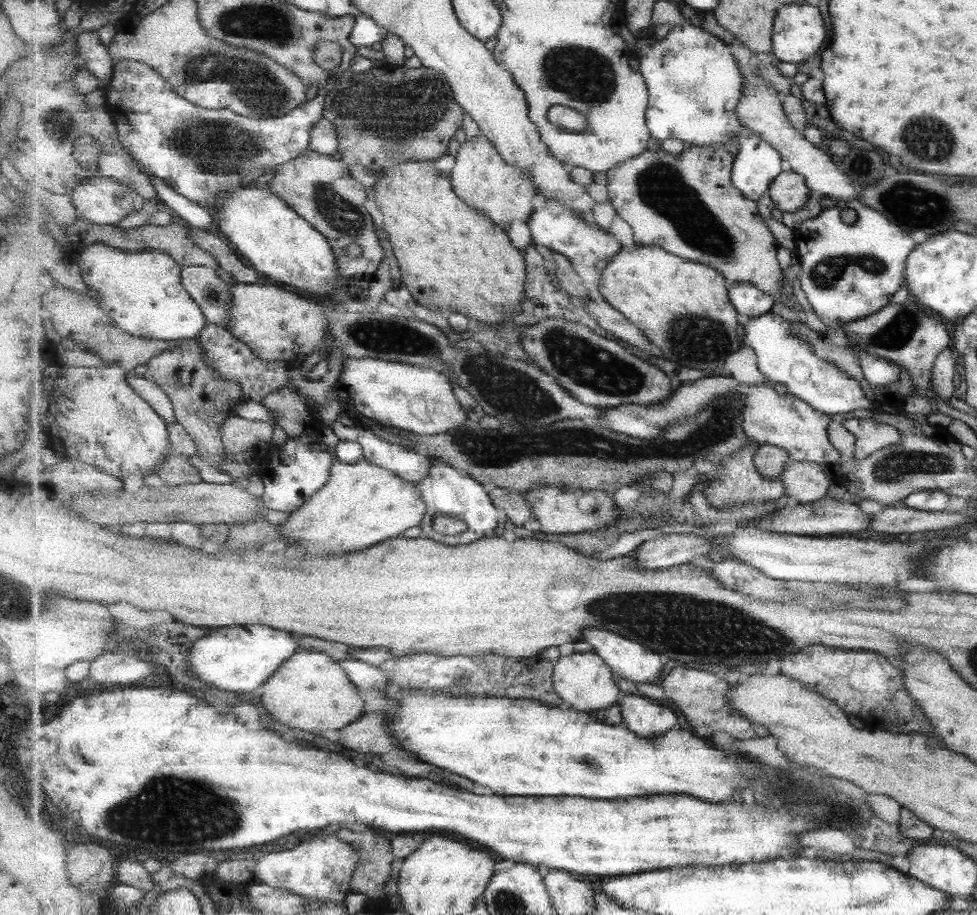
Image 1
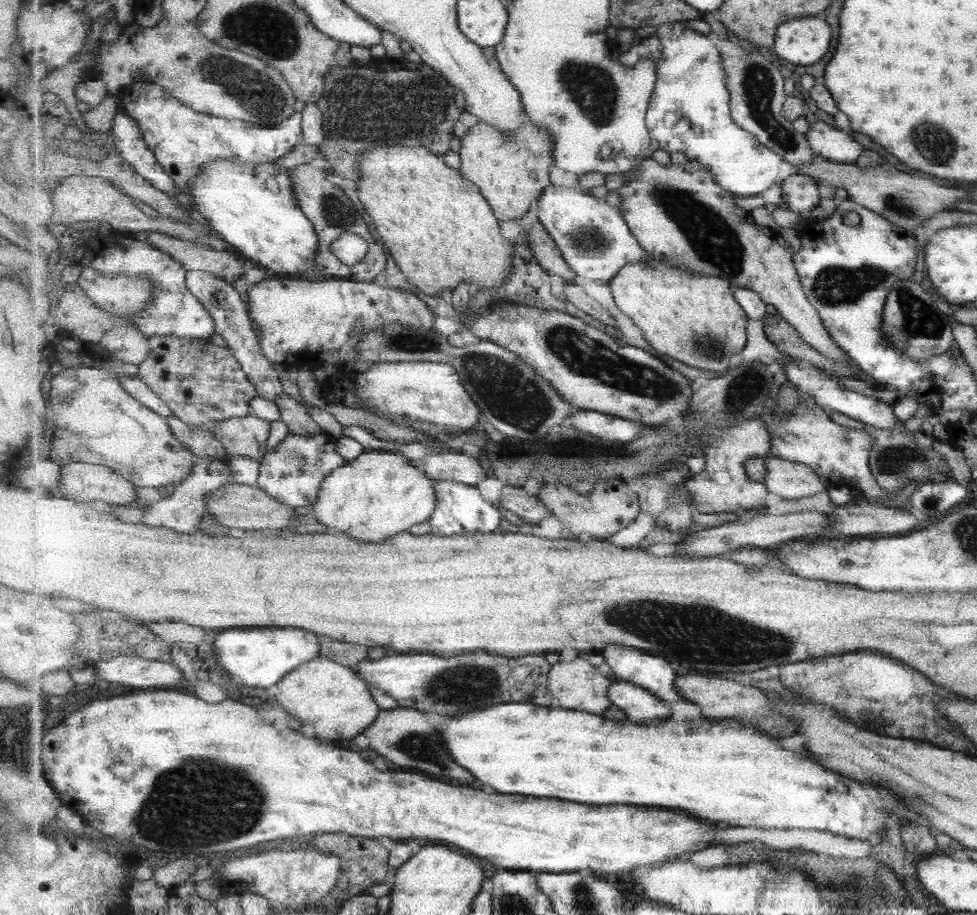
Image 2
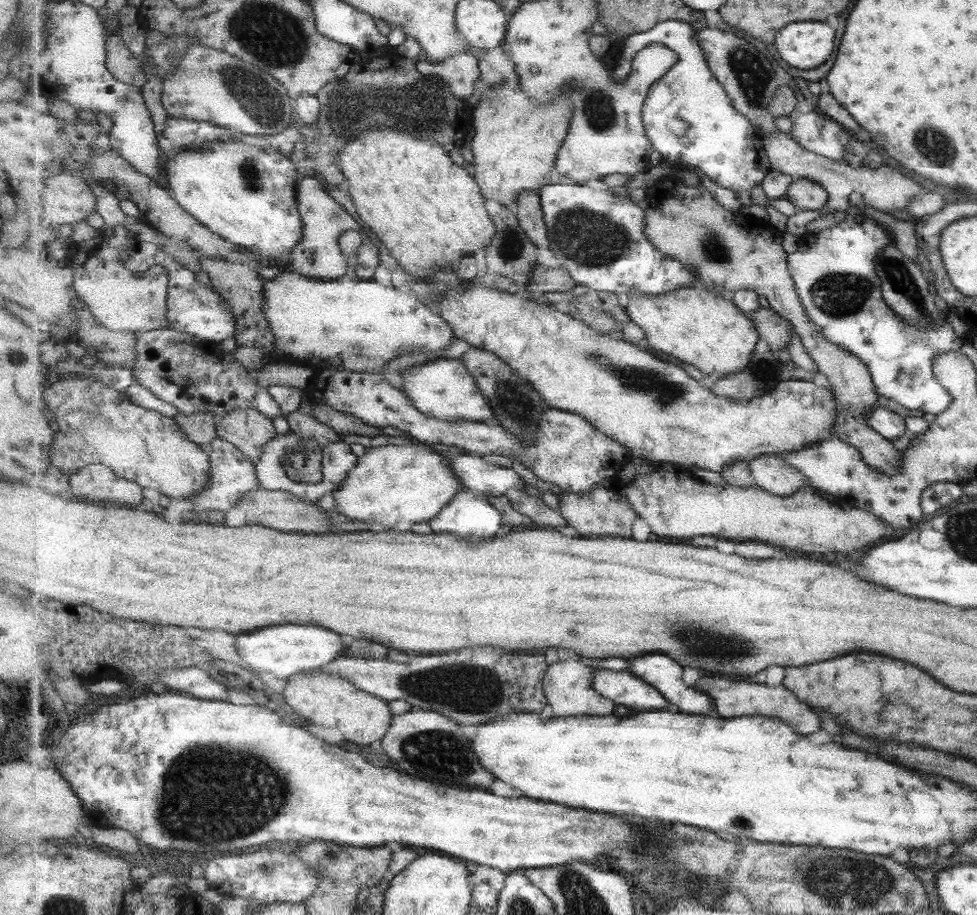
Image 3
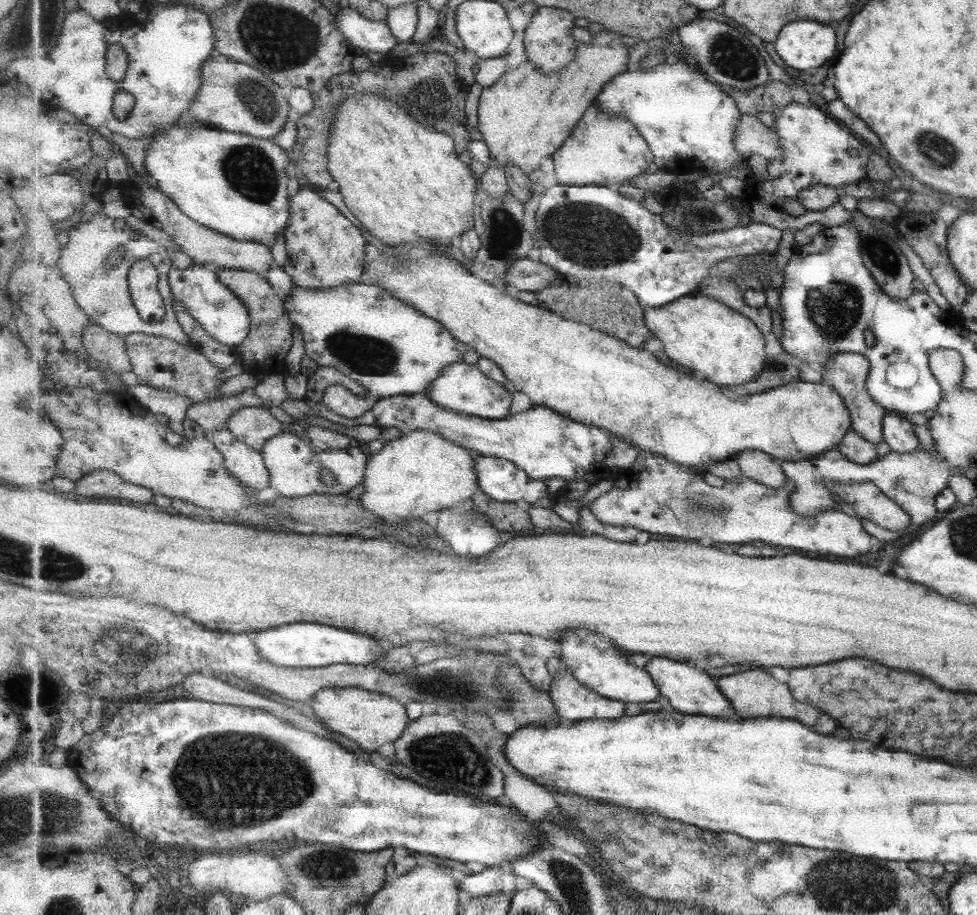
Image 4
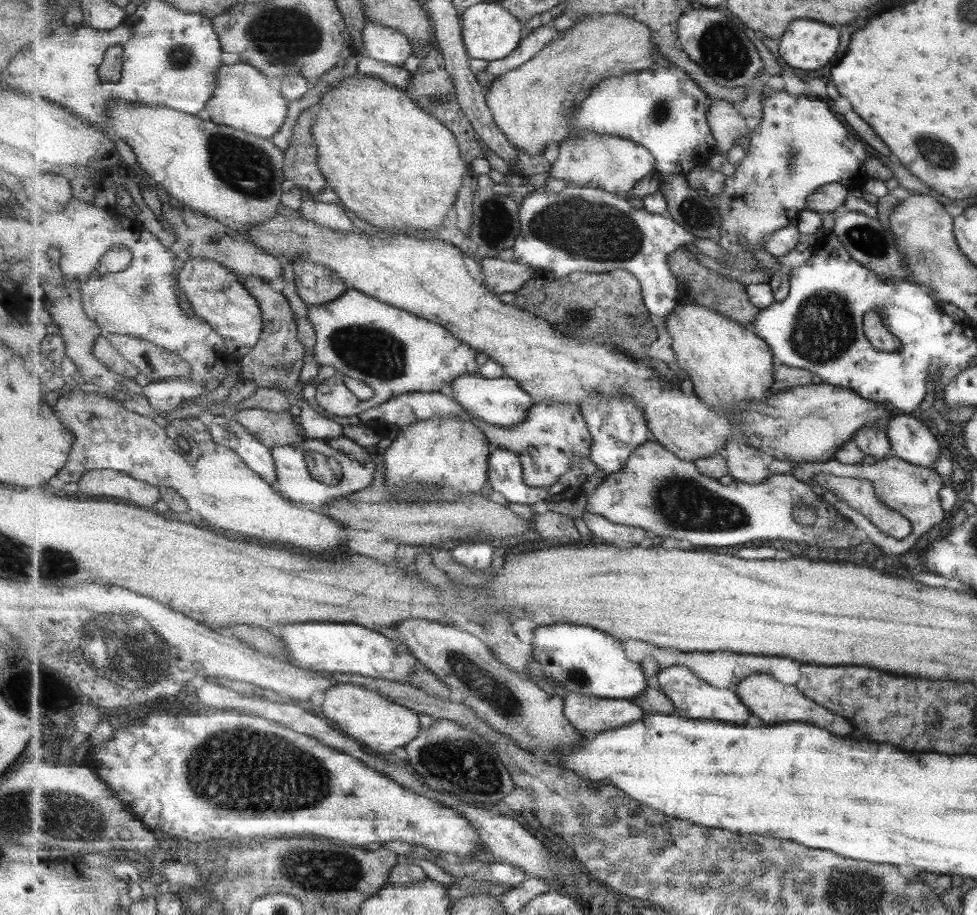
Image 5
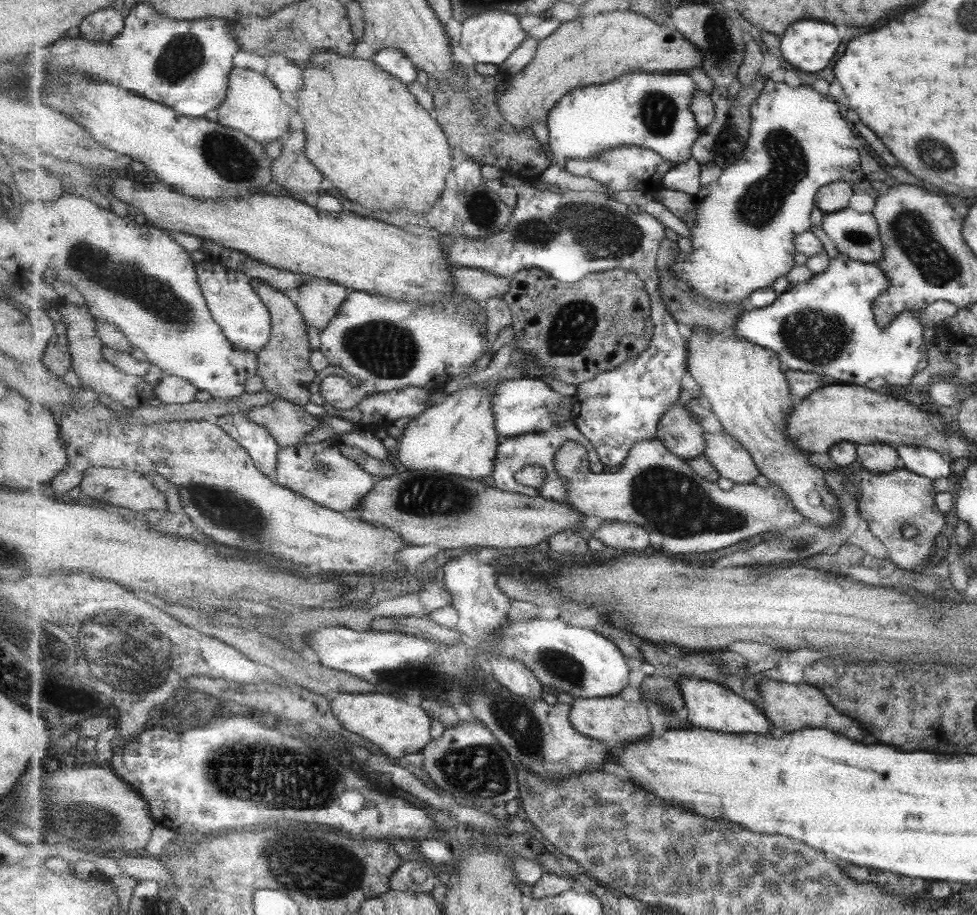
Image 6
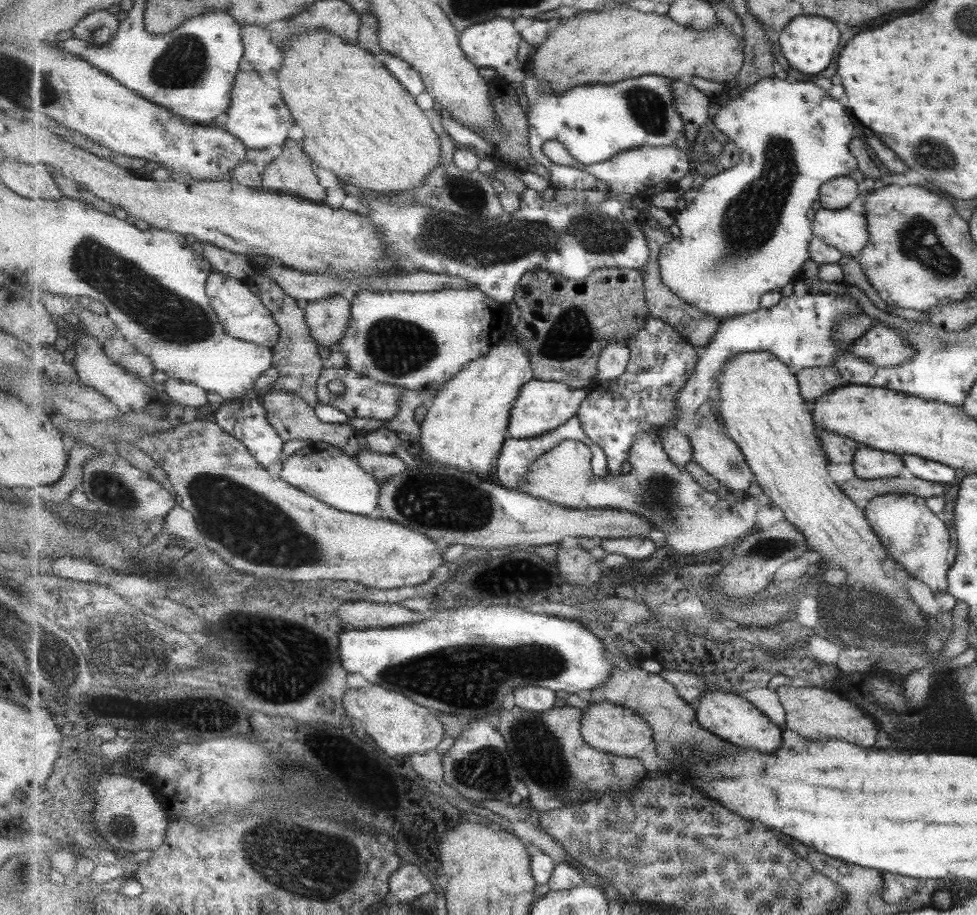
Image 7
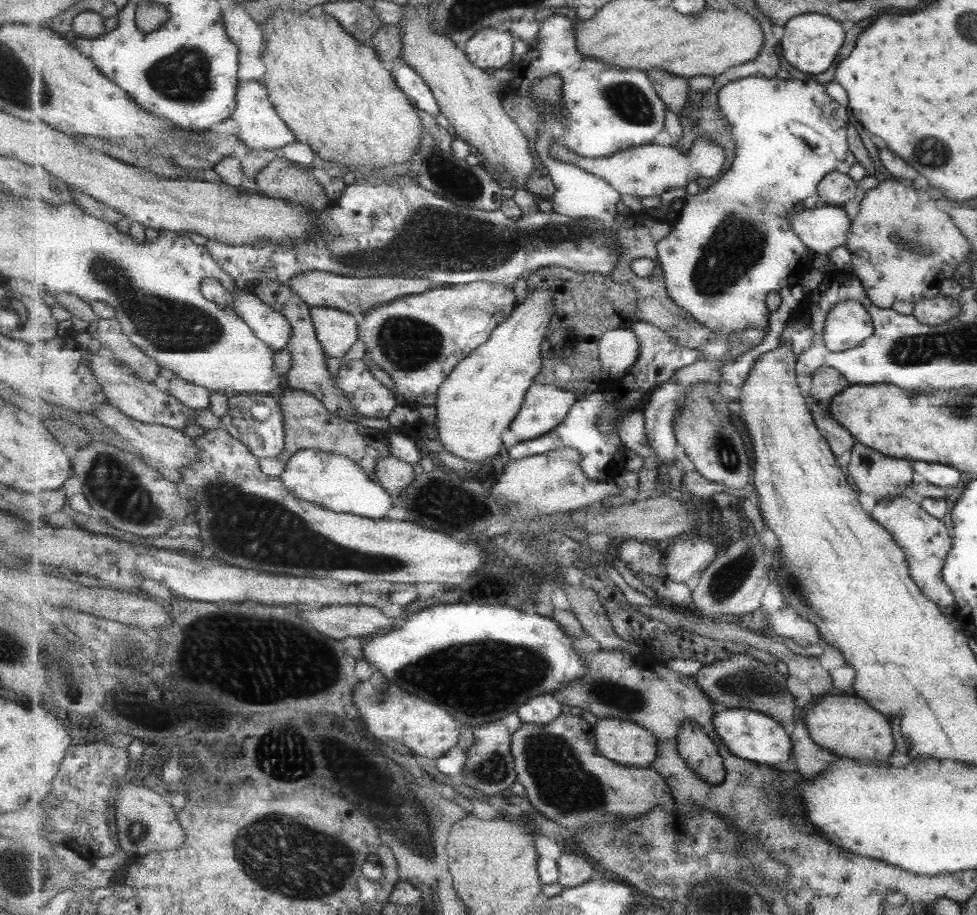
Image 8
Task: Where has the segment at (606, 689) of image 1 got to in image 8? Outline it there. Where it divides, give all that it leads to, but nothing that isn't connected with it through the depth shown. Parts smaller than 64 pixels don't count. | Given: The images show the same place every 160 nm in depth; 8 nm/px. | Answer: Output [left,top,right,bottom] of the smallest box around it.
[594,718,658,768]

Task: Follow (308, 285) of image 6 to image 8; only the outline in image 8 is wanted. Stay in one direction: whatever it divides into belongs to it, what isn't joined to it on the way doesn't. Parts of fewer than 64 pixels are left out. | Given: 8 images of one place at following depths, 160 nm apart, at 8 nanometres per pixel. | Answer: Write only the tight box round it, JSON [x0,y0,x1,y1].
[310,307,359,357]

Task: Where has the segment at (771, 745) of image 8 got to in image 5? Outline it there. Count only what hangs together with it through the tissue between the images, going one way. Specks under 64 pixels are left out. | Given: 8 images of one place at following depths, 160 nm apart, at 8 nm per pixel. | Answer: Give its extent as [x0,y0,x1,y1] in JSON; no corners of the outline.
[657,665,751,725]

